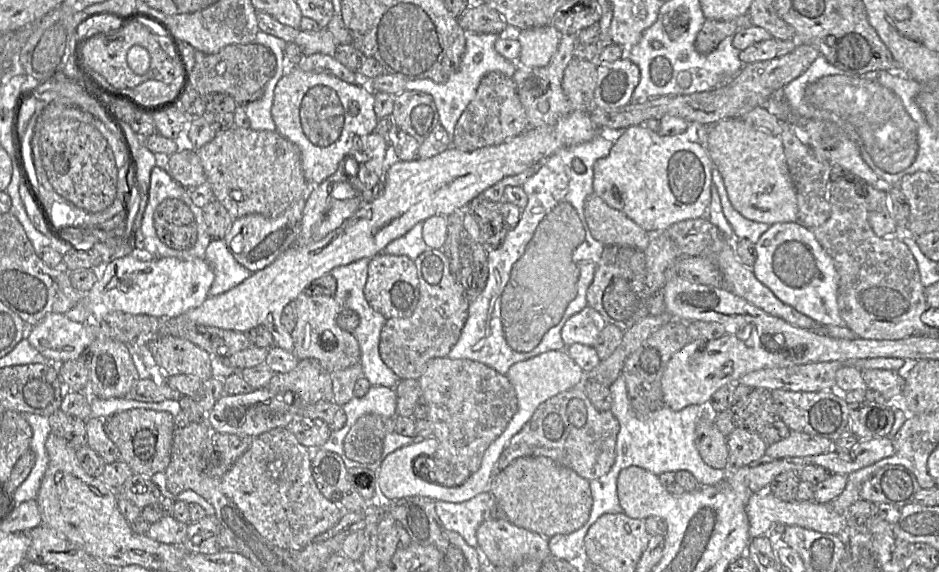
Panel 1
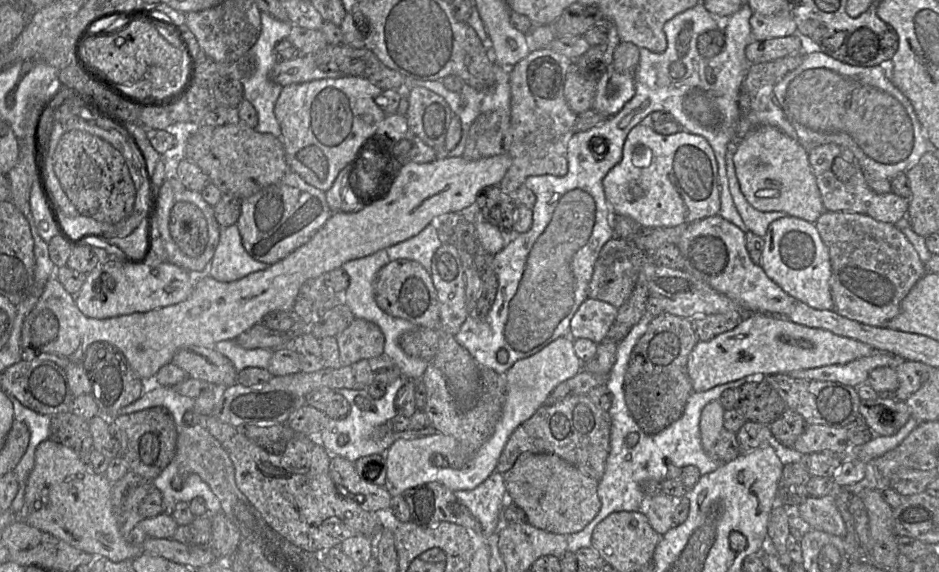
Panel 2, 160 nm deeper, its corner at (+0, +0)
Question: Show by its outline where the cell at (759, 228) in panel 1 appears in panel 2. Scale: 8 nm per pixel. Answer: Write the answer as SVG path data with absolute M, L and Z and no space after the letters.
M736 132L735 138L728 144L727 152L726 152L726 171L727 171L727 177L728 177L728 183L729 183L729 190L730 190L734 205L739 215L741 216L747 230L763 238L769 225L774 220L786 216L786 214L784 212L777 212L777 211L772 211L772 212L758 211L755 208L753 208L745 199L744 195L741 192L740 185L735 172L734 163L733 163L733 156L737 150L738 144L739 144L739 136L737 136L737 132Z

